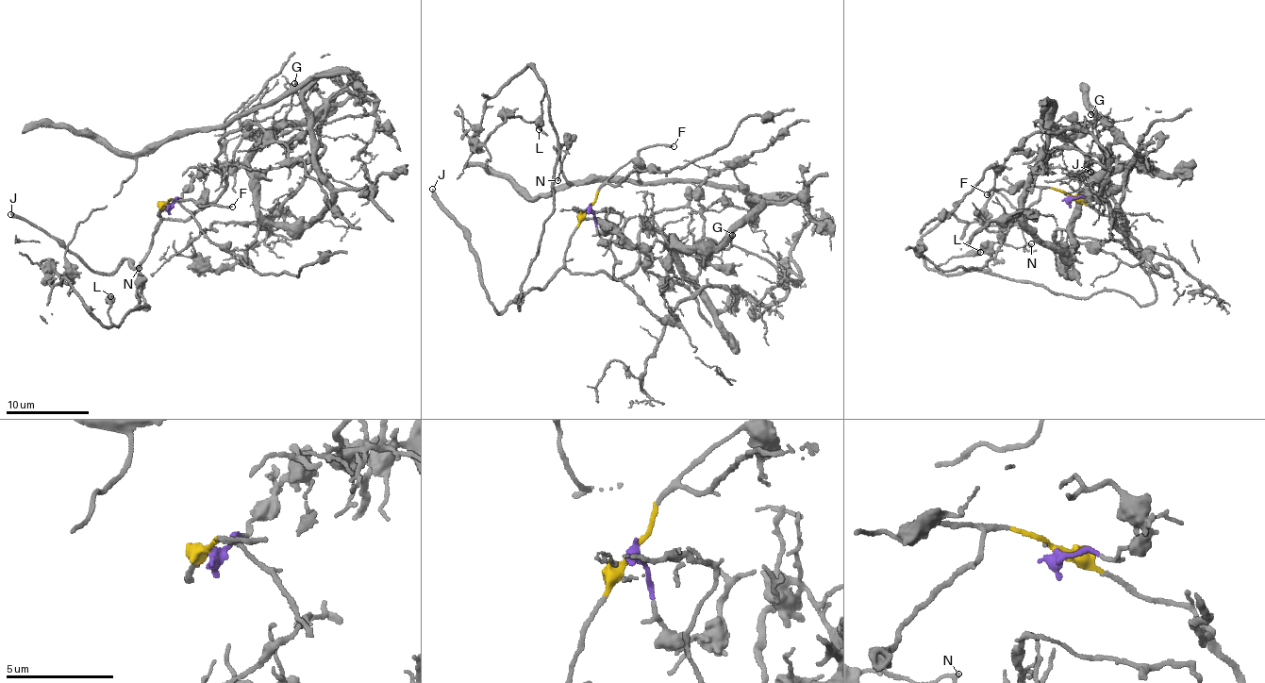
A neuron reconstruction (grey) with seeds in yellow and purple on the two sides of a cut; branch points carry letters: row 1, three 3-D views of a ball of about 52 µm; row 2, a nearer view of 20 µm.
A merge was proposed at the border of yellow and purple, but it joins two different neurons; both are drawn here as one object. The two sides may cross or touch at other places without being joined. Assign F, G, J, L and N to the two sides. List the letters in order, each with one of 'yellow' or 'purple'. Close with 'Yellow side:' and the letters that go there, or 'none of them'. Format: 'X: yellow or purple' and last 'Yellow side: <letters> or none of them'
F: yellow
G: purple
J: yellow
L: yellow
N: yellow
Yellow side: F, J, L, N

